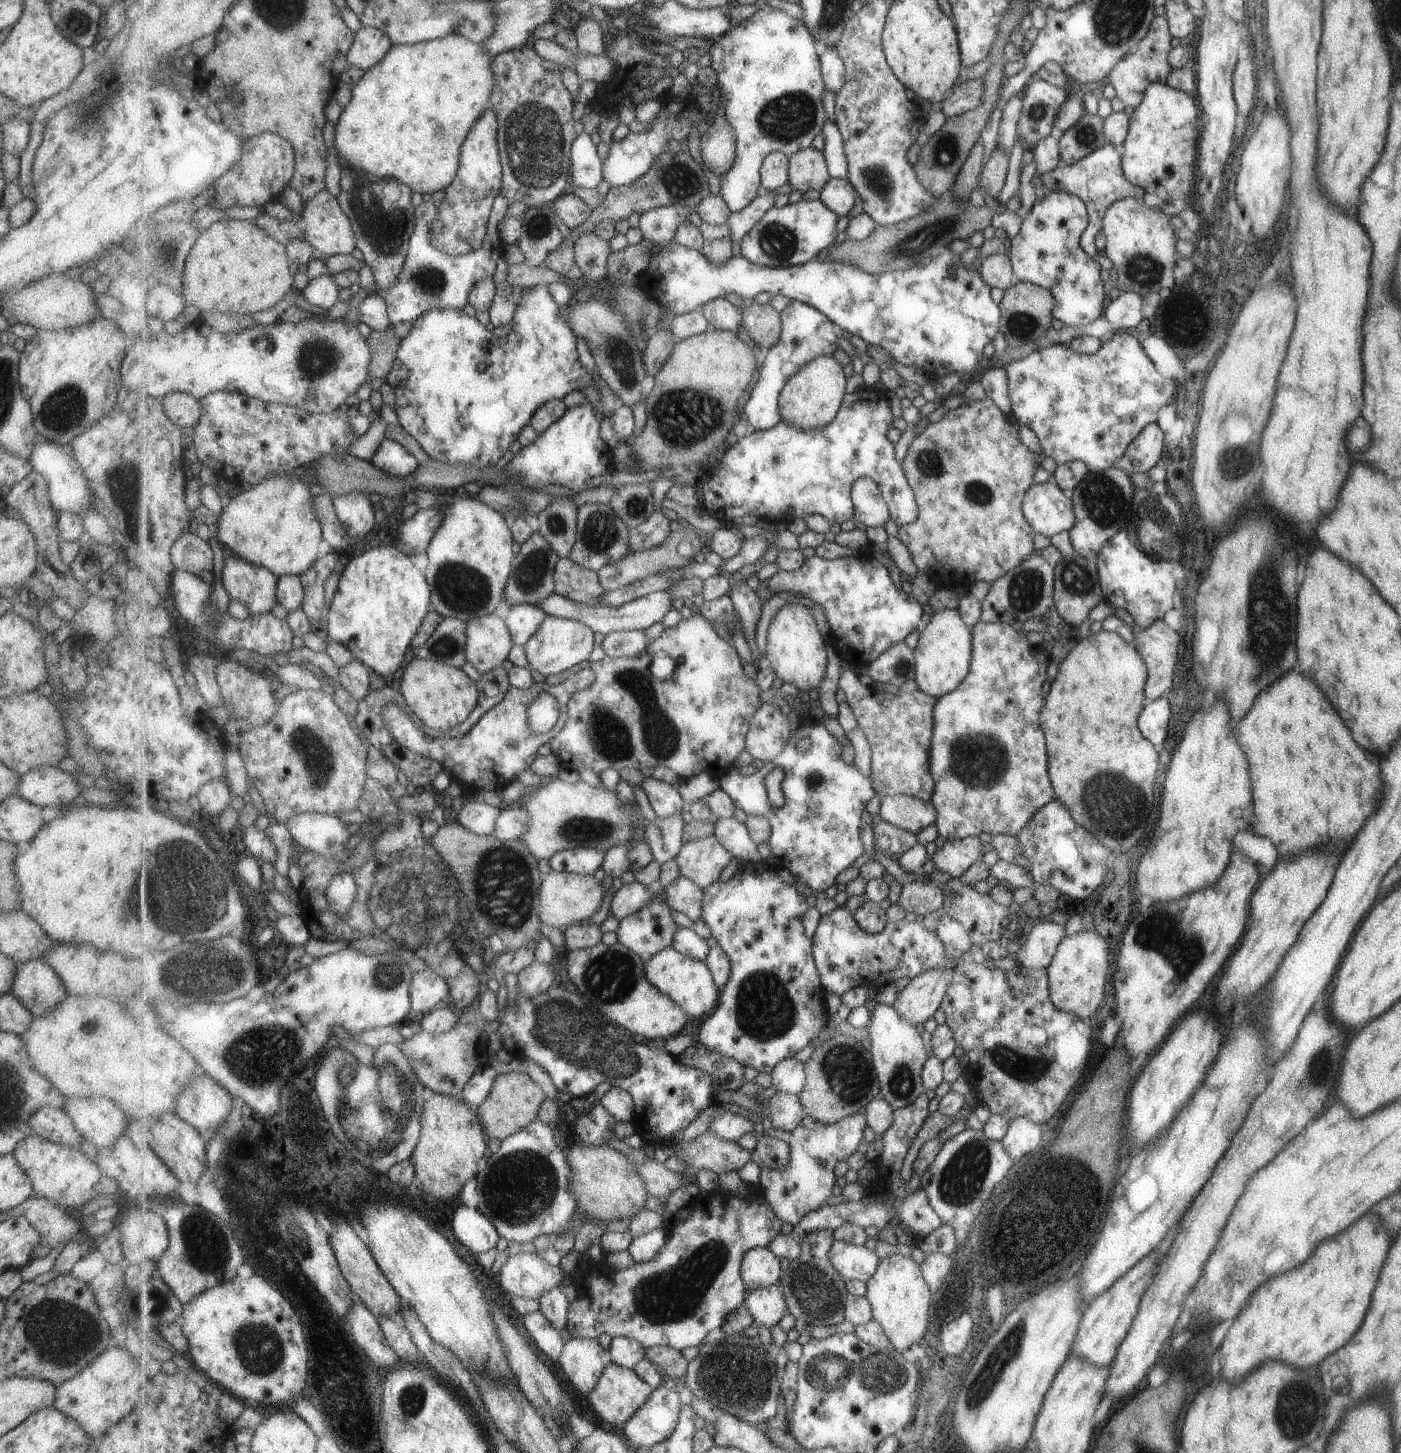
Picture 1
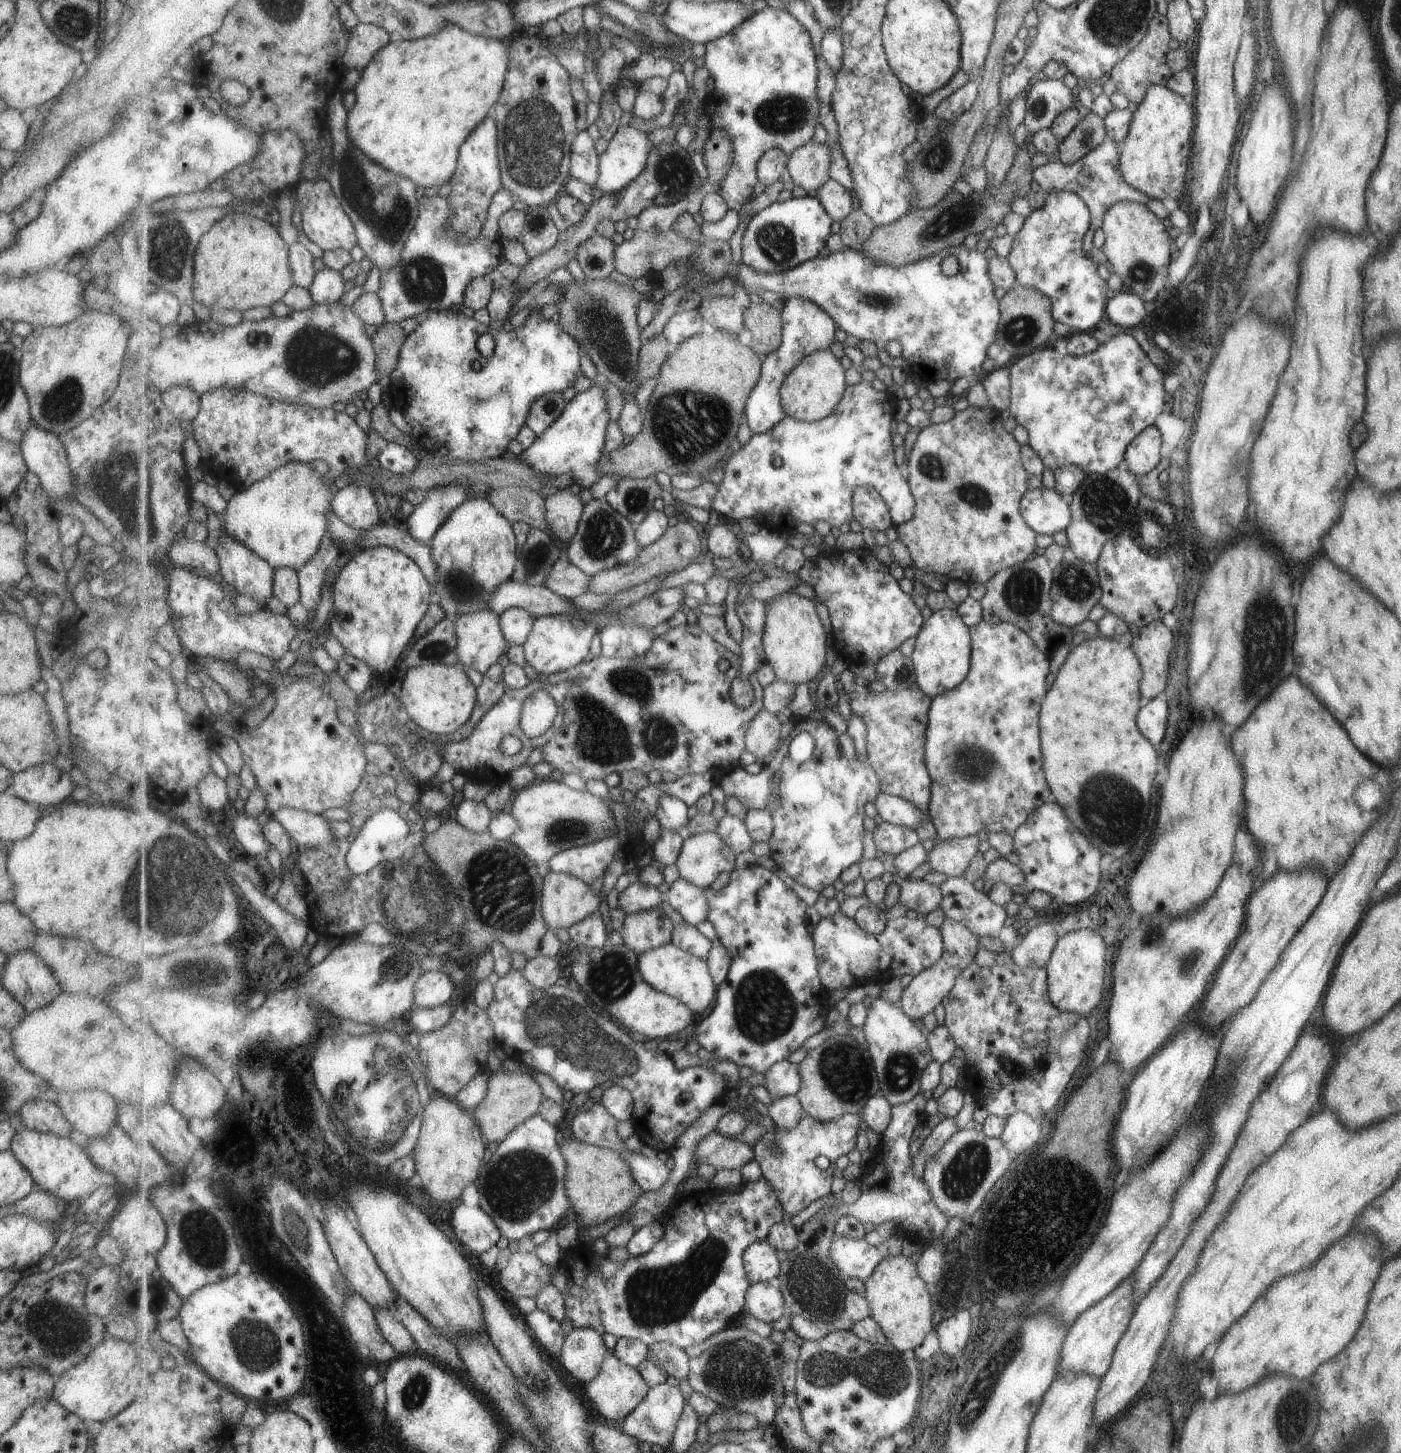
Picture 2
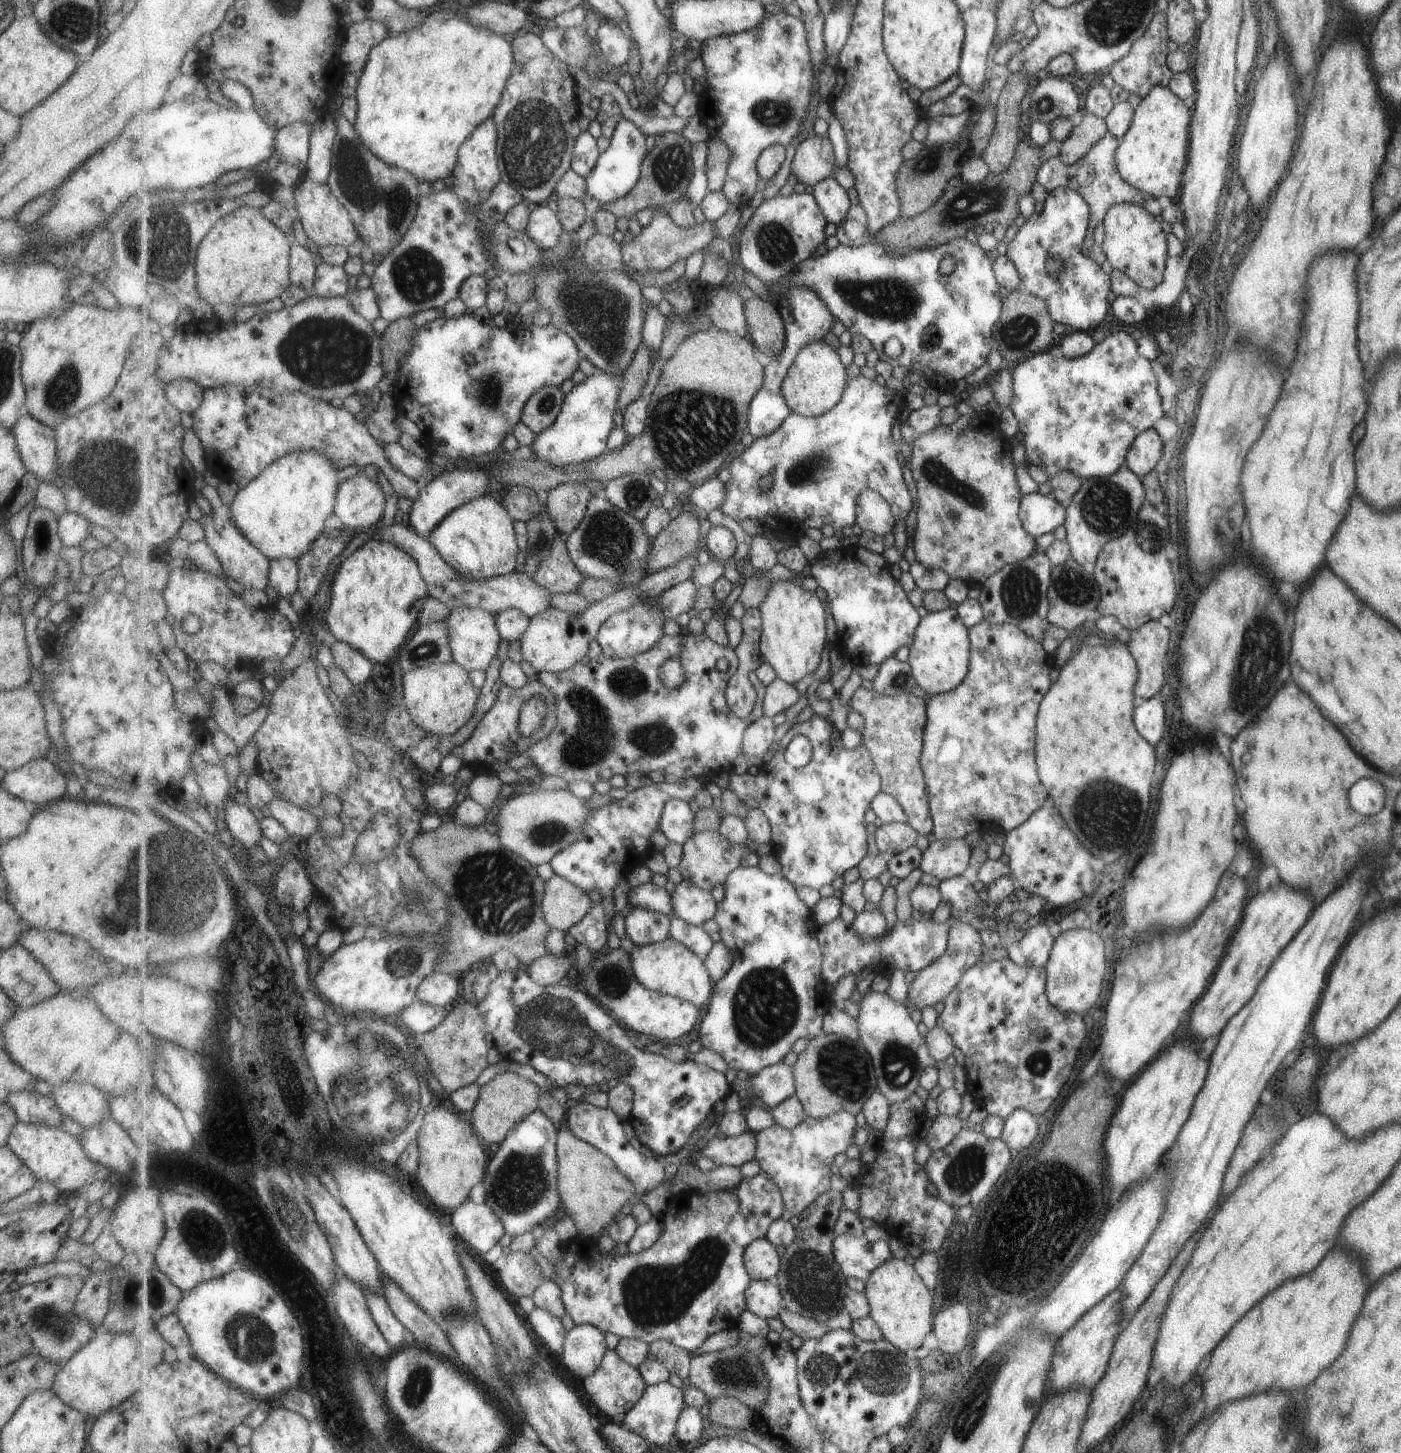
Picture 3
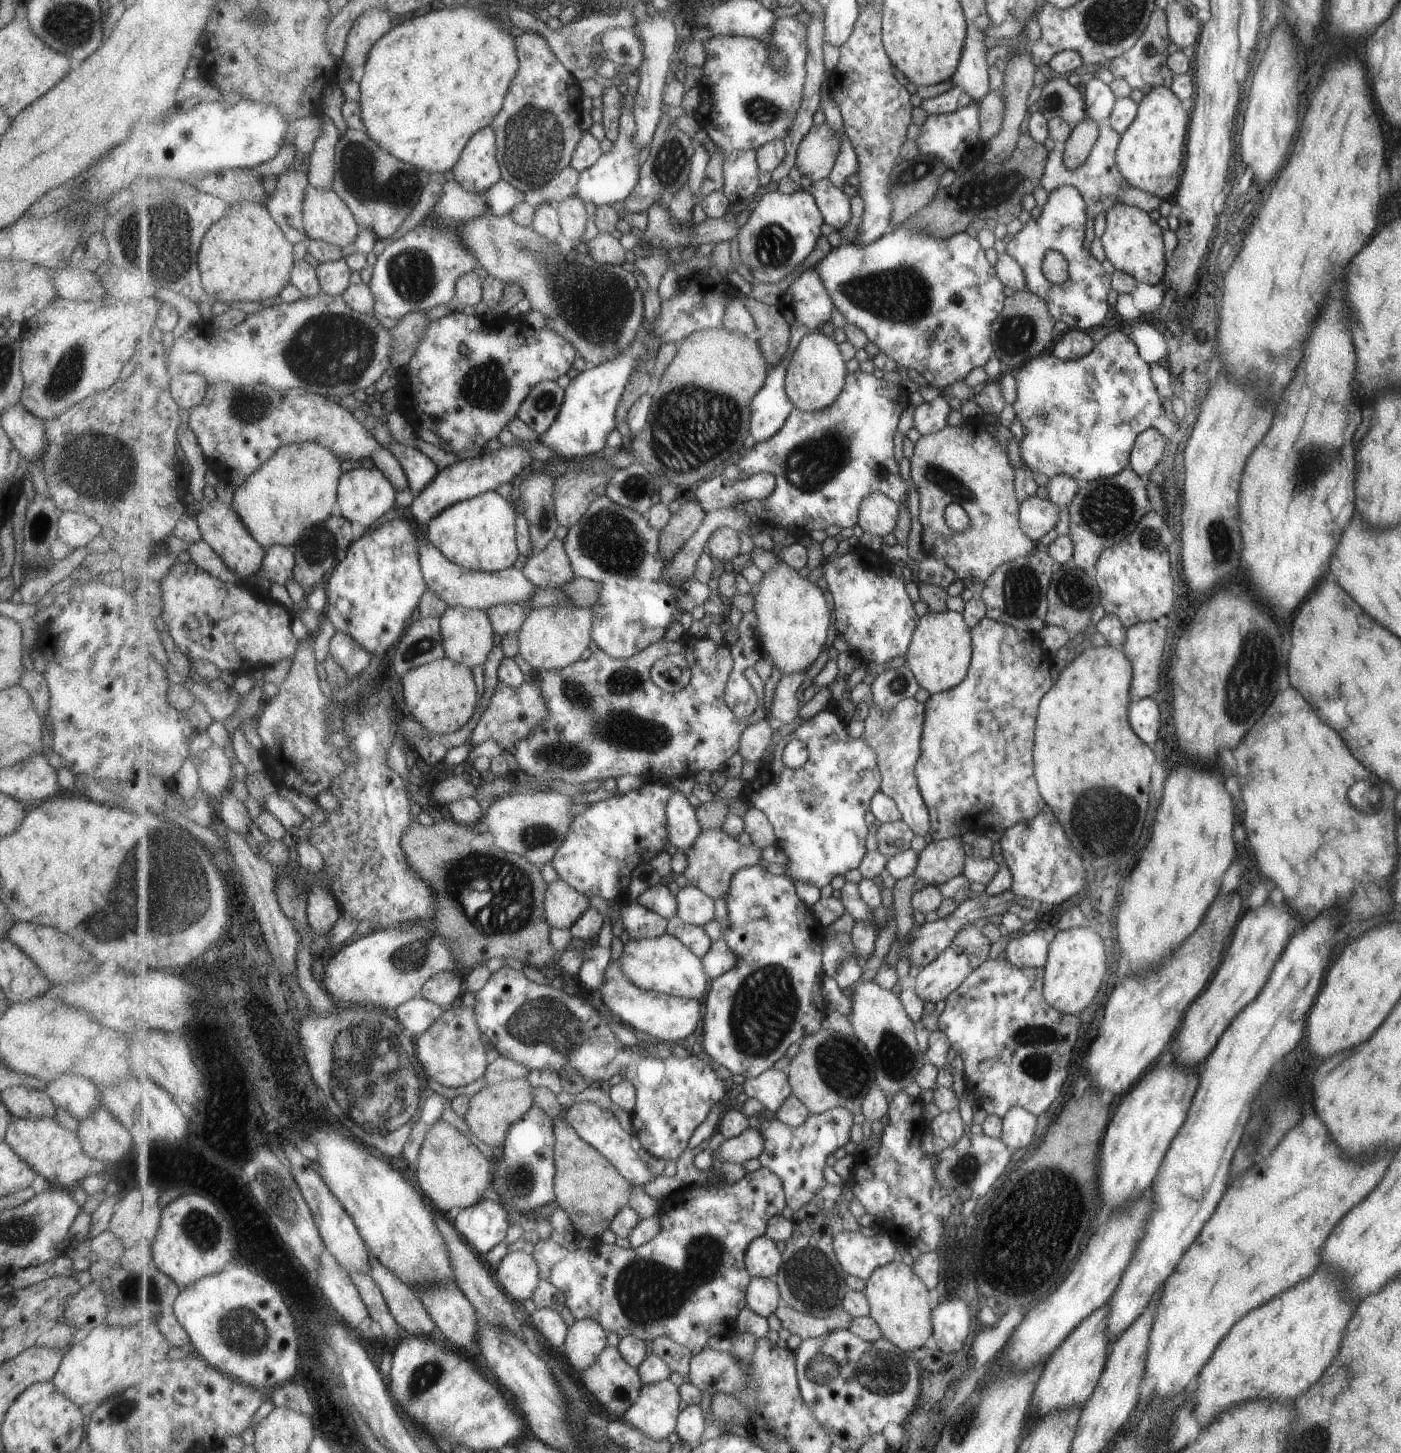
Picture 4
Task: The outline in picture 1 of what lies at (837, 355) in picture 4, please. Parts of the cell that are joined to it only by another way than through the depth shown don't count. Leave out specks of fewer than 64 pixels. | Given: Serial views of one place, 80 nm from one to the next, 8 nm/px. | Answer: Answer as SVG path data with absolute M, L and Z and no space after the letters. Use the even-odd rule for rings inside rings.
M818 356L817 359L806 364L797 375L792 376L780 396L780 411L782 420L797 428L822 429L835 420L841 410L843 399L846 396L845 370L833 357Z

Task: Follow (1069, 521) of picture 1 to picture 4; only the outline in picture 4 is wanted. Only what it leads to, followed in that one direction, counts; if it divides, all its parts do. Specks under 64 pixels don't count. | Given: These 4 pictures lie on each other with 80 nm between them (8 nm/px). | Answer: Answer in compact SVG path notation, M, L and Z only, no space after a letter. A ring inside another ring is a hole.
M1036 495L1026 497L1019 503L1019 525L1037 545L1037 538L1054 528L1061 510L1049 499L1038 498Z

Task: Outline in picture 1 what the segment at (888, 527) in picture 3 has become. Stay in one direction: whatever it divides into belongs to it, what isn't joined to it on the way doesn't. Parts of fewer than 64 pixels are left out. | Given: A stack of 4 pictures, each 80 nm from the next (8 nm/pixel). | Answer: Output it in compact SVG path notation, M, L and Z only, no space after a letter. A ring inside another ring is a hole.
M989 397L981 398L979 400L965 400L963 404L955 409L947 410L943 418L937 423L929 423L926 429L916 435L907 450L907 454L903 460L903 466L906 469L906 475L909 479L909 484L914 488L916 499L920 508L919 518L914 523L908 525L900 525L896 537L909 550L912 555L913 562L917 566L919 572L927 573L933 577L939 572L945 570L945 574L951 574L951 580L945 580L945 586L969 586L977 580L982 580L988 583L993 583L995 579L999 579L1006 574L1007 571L1018 566L1023 559L1029 557L1033 553L1033 535L1036 533L1031 528L1030 523L1022 513L1022 503L1025 500L1025 494L1031 486L1031 476L1033 476L1033 454L1019 442L1017 438L1016 426L1013 422L1005 422L1005 416L1001 414L1000 409L994 401ZM862 476L854 482L852 488L854 517L858 526L869 529L882 526L891 520L888 504L881 487L874 478Z

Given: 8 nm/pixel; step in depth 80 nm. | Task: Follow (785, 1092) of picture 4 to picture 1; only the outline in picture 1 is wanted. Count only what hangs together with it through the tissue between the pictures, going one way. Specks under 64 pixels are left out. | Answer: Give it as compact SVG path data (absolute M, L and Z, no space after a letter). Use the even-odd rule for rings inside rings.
M795 1058L782 1060L772 1070L771 1076L777 1092L800 1095L806 1087L806 1064Z

